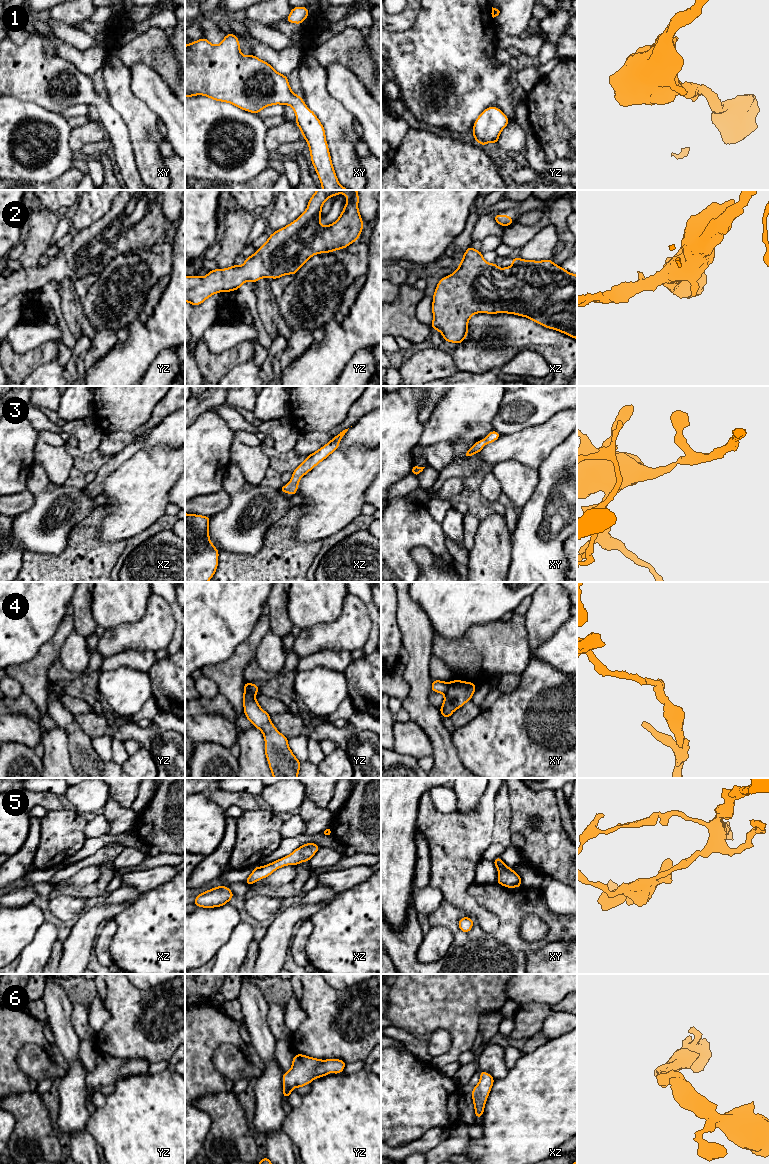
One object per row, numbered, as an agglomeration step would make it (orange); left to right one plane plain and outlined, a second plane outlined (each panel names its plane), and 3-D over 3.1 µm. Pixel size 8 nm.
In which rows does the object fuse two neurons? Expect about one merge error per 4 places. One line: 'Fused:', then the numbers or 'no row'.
Fused: 4

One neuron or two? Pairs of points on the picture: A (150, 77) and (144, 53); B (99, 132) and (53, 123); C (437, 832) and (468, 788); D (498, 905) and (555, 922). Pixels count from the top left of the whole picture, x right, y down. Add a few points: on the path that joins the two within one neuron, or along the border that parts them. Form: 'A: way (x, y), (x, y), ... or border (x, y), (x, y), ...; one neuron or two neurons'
A: border (128, 66), (143, 62), (149, 65), (164, 81); two neurons
B: border (71, 128), (69, 148), (72, 152); two neurons
C: border (479, 801), (471, 810), (457, 811); two neurons
D: way (512, 905), (538, 906), (541, 909); one neuron

